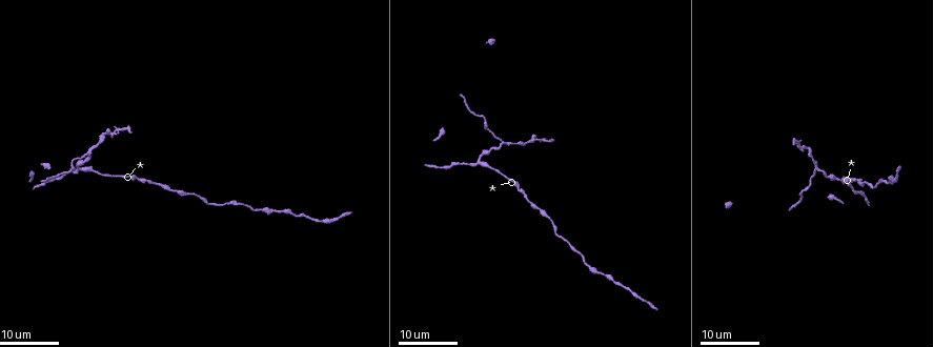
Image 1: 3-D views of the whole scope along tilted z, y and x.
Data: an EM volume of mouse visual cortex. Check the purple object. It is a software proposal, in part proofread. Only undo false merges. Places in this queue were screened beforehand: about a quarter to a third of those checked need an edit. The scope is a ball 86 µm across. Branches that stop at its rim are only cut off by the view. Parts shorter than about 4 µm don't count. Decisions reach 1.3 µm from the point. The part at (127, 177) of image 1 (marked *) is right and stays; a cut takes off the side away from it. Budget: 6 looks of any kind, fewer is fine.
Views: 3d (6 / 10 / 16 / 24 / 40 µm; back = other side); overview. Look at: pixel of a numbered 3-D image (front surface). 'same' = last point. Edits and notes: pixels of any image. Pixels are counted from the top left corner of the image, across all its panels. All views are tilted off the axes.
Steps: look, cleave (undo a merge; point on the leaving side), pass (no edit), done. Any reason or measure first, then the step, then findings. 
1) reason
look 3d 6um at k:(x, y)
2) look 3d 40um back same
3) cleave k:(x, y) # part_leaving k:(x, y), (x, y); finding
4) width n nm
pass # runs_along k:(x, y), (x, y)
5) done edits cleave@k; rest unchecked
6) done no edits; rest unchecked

side arm on a straight run
look 3d 24um at 1:(80, 167)

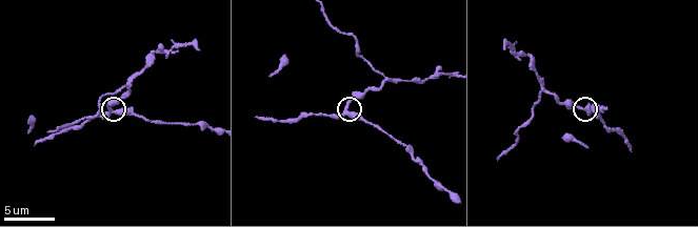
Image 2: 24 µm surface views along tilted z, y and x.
closer look
look 3d 10um at 2:(346, 110)

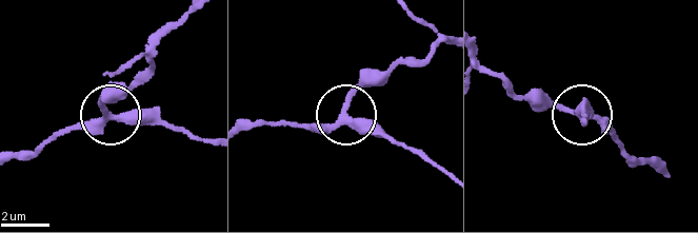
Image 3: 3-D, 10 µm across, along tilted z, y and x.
width 220 nm
pass # continuous, no second neuron

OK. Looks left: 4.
three-way junction
look 3d 10um at 2:(521, 54)

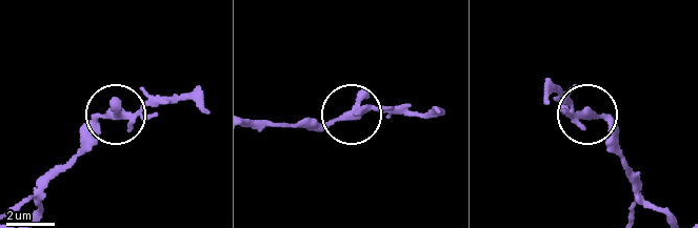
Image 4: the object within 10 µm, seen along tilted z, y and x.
arms 3
cleave 4:(165, 97) # part_leaving 4:(138, 112), (164, 101), (194, 100), (208, 108); two neurons meet here

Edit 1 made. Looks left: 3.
three-way junction
look 3d 10um at 2:(543, 90)

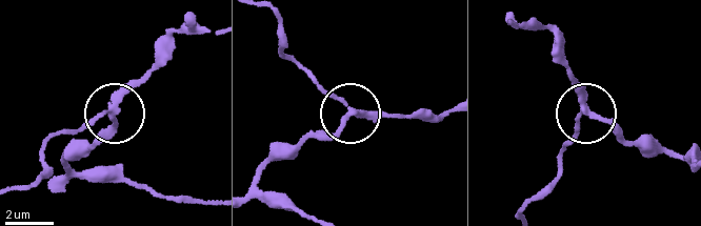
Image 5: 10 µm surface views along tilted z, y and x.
cleave 5:(82, 124) # part_leaving 5:(109, 107), (51, 139), (42, 150), (39, 176), (17, 187); a second neuron is stuck on

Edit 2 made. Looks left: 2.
done edits cleave@4, cleave@5; rest unchecked

